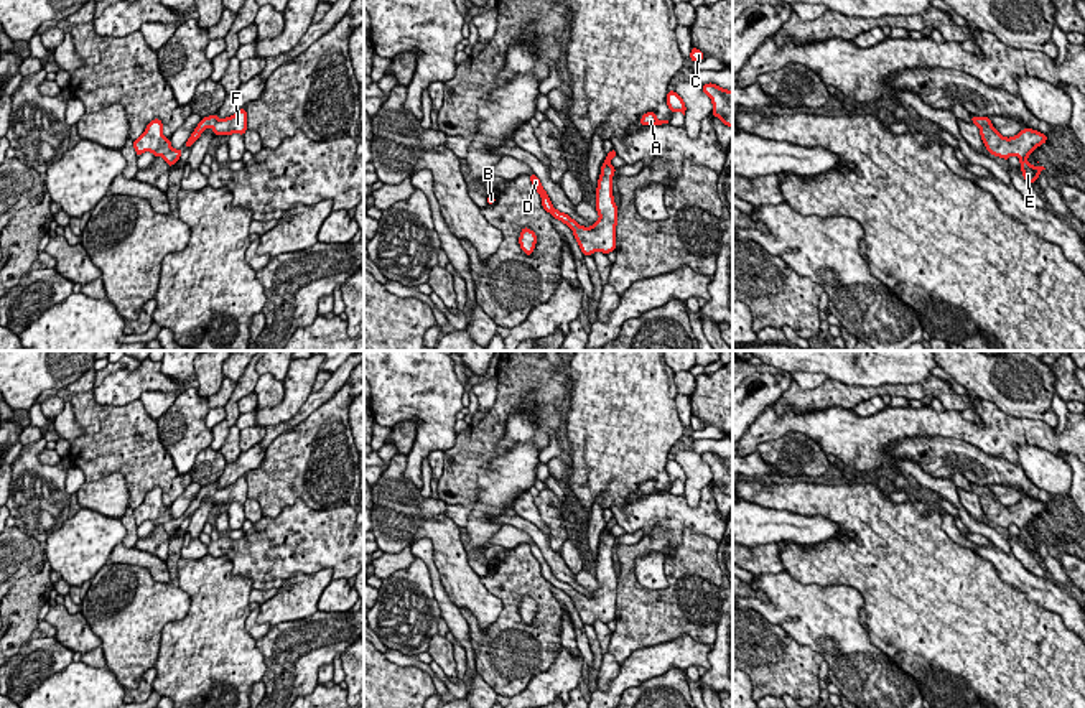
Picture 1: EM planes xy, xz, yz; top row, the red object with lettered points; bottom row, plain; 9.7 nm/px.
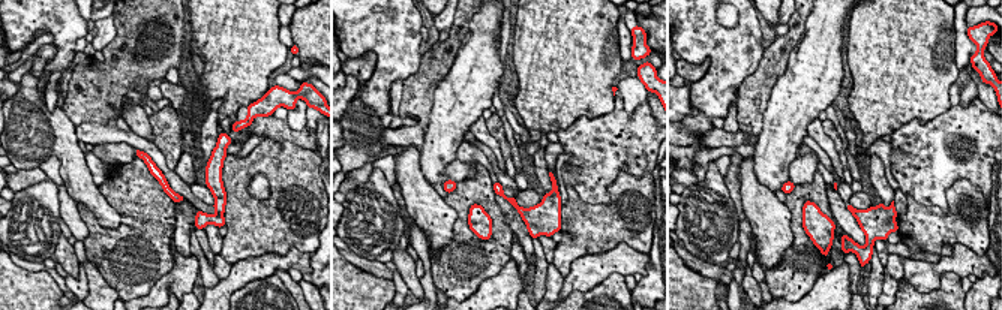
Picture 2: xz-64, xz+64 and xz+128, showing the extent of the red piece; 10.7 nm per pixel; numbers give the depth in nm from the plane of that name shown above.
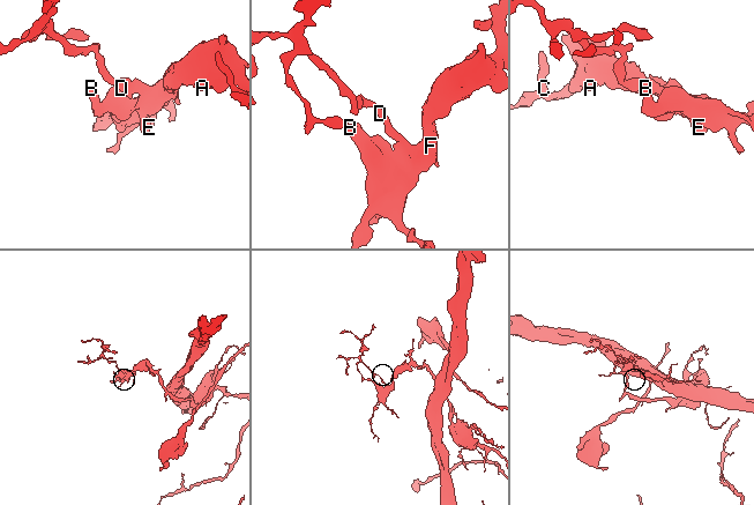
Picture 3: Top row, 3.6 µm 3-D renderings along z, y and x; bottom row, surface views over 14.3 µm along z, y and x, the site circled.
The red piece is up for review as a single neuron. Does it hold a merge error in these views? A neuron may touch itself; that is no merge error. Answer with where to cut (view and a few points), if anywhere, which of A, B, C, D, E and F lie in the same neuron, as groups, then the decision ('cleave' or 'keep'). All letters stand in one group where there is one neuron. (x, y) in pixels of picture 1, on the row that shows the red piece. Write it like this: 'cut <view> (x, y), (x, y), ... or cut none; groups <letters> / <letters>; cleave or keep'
cut none; groups A B C D E F; keep

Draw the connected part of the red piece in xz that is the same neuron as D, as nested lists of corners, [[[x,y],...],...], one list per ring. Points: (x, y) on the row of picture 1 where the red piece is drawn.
[[[612,148],[601,165],[601,175],[594,196],[599,219],[593,222],[591,227],[580,226],[568,214],[555,209],[540,179],[533,173],[529,175],[533,188],[542,198],[542,207],[550,212],[553,219],[561,221],[573,231],[583,255],[593,255],[594,252],[603,252],[608,255],[616,250],[616,226],[619,214],[612,196],[612,176],[616,168],[609,163],[614,156],[617,156],[617,153]]]

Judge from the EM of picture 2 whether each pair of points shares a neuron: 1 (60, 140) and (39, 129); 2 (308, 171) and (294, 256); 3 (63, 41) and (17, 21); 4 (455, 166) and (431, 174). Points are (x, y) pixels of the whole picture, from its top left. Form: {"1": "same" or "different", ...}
{"1": "same", "2": "different", "3": "same", "4": "different"}

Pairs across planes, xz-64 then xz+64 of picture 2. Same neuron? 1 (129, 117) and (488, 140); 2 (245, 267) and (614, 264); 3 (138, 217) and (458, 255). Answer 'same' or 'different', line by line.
1: same
2: same
3: same

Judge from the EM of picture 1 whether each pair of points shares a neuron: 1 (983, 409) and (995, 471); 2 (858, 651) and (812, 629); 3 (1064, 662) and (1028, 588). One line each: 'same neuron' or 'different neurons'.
1: different neurons
2: same neuron
3: different neurons

